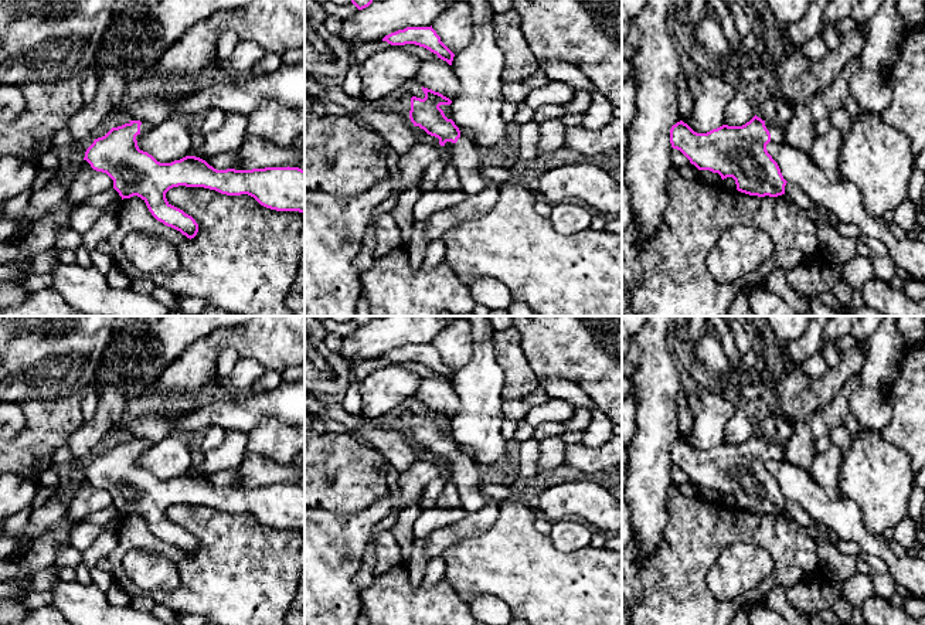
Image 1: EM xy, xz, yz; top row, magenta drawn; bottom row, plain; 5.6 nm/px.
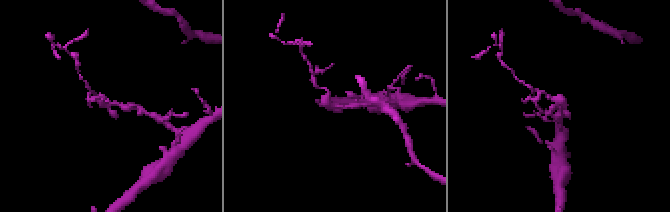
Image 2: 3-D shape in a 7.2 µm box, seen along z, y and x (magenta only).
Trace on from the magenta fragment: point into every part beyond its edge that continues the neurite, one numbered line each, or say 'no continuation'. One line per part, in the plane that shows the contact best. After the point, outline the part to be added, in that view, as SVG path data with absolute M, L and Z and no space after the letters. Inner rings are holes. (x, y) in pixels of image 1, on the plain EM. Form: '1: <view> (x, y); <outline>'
1: xz (462, 472); M460 452L456 461L445 461L443 475L448 475L456 486L466 513L476 513L490 503L480 489L480 476L475 459Z

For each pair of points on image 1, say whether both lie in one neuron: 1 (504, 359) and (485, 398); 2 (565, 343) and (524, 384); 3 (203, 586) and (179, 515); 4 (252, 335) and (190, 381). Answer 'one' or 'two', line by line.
1: two
2: two
3: one
4: one

